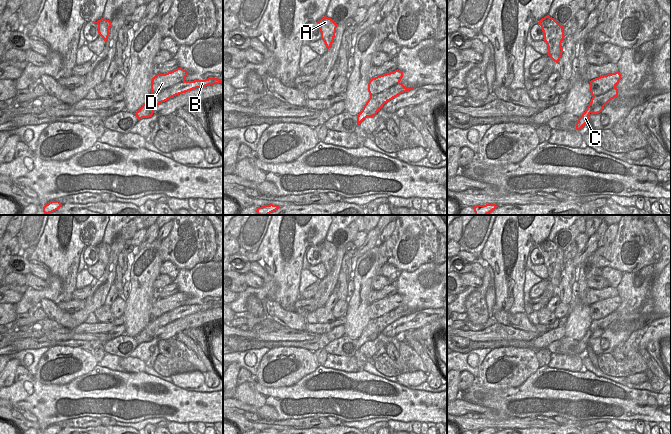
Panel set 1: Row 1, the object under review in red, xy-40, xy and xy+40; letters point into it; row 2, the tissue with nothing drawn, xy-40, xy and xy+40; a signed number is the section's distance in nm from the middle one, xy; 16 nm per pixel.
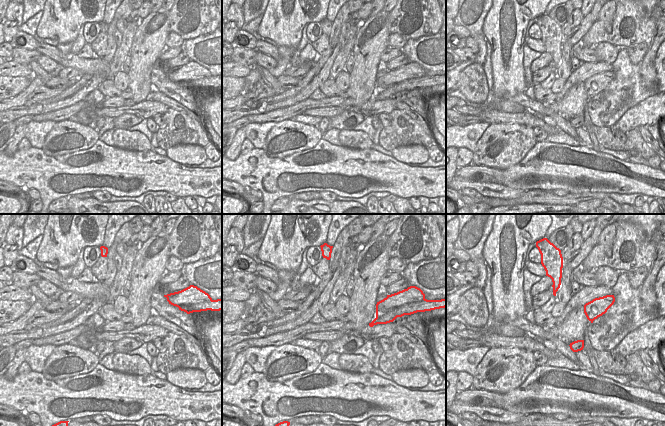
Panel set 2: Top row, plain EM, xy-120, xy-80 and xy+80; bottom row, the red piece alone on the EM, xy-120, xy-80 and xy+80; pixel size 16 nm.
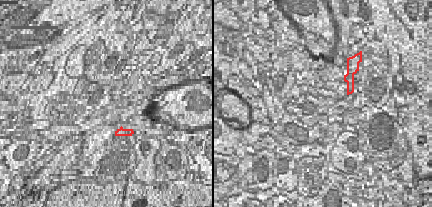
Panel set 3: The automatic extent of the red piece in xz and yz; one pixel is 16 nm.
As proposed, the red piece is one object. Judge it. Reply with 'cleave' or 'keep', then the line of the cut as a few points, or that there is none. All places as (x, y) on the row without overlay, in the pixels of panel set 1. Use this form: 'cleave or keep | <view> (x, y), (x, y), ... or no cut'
cleave | xy (369, 322), (376, 326), (376, 330), (379, 333)

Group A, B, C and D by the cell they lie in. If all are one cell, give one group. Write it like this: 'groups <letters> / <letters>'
groups A B D / C

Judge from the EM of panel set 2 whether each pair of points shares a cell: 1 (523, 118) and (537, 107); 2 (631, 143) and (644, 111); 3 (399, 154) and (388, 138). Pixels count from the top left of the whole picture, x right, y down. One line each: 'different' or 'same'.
1: different
2: different
3: different

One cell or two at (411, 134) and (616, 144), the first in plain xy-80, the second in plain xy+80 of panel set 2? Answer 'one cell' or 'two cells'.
one cell

